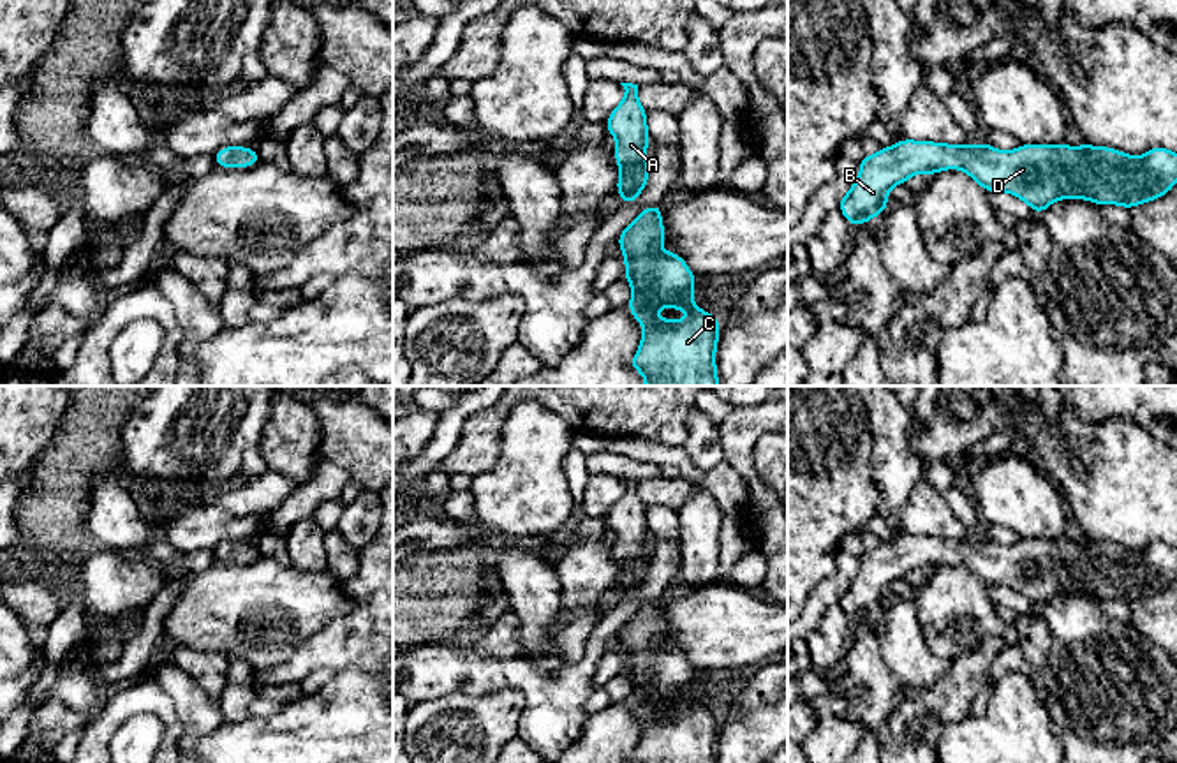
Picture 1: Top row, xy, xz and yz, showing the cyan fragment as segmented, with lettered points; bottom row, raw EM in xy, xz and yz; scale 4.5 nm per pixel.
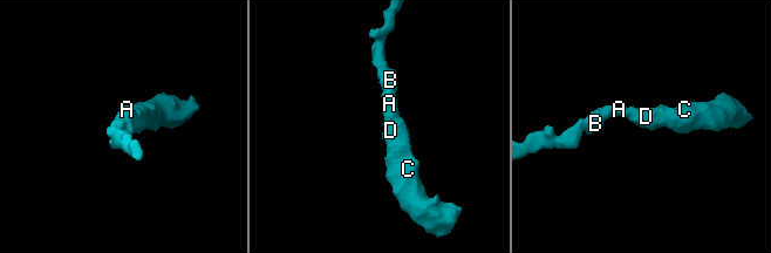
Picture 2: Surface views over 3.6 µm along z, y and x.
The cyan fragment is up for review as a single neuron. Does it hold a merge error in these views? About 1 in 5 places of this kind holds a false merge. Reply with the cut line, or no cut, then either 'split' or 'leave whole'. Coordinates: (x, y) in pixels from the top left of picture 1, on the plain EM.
no cut; leave whole

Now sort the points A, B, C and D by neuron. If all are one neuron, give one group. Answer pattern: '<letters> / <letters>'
A B C D

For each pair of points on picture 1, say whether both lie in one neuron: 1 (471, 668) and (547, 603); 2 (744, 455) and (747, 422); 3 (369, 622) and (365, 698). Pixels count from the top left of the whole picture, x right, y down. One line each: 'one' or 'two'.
1: two
2: one
3: two

